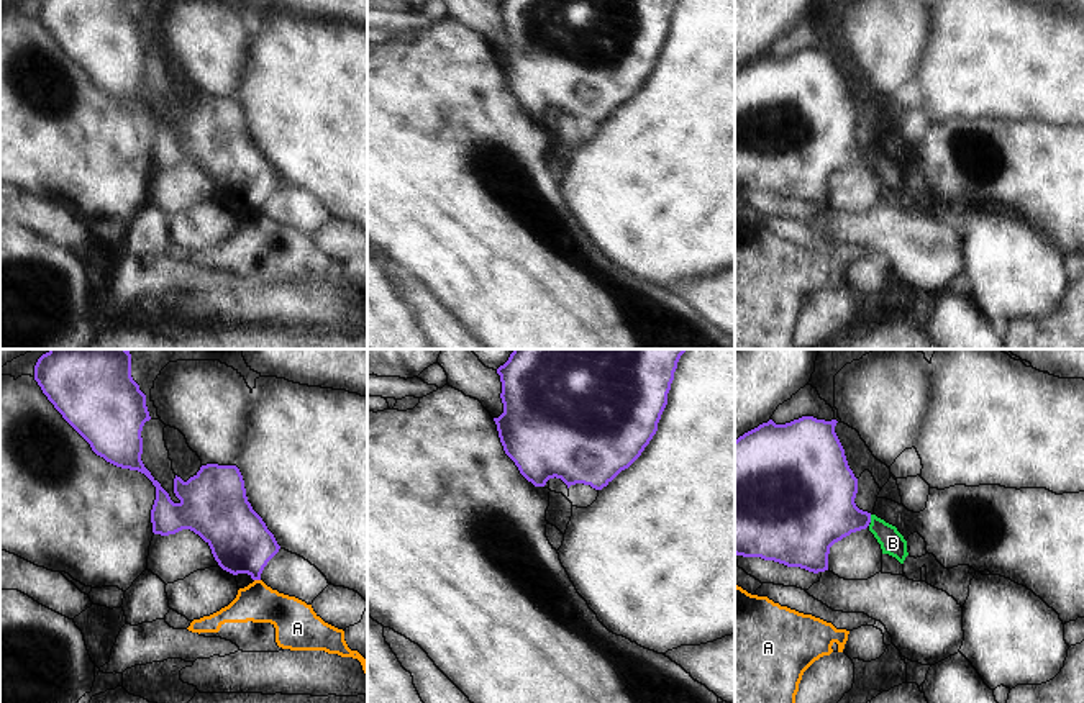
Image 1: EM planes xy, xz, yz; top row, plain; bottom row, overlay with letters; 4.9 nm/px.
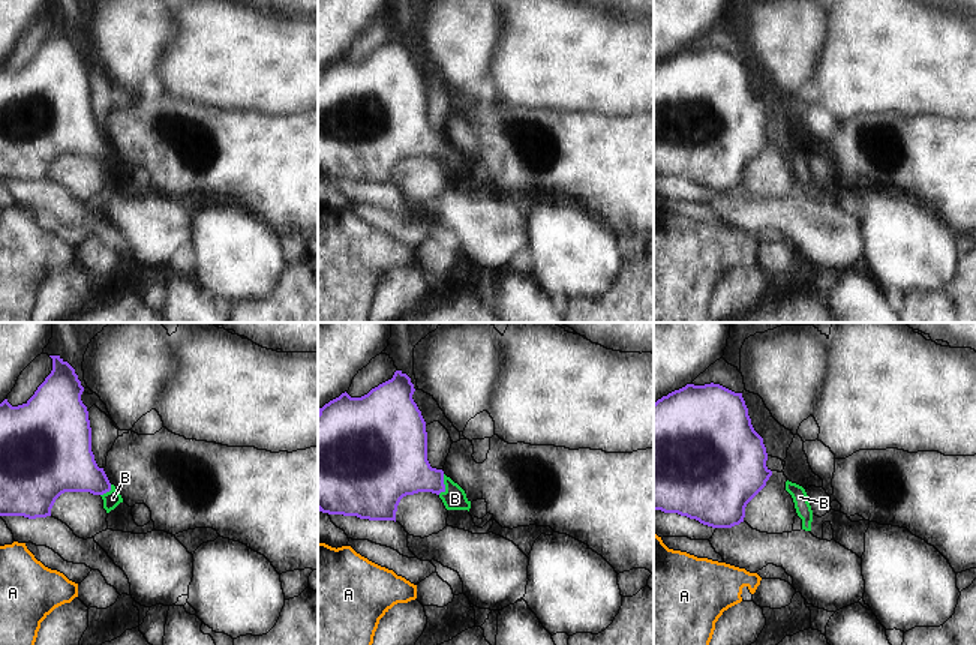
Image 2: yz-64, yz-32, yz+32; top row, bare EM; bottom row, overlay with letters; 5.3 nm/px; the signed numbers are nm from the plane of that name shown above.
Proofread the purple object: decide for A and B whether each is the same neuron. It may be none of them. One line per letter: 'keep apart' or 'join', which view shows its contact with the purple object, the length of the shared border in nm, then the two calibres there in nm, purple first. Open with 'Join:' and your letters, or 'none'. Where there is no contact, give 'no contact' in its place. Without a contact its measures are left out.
Join: B
A: keep apart | xy | 30 nm | 300/190 nm
B: join | yz | 40 nm | 340/120 nm

